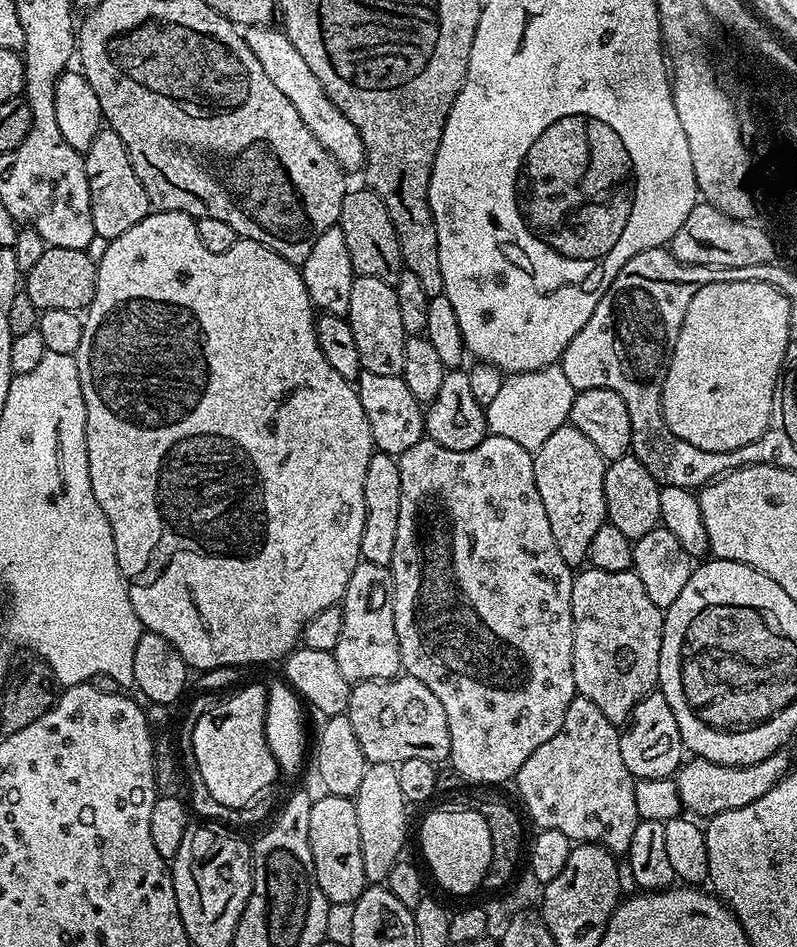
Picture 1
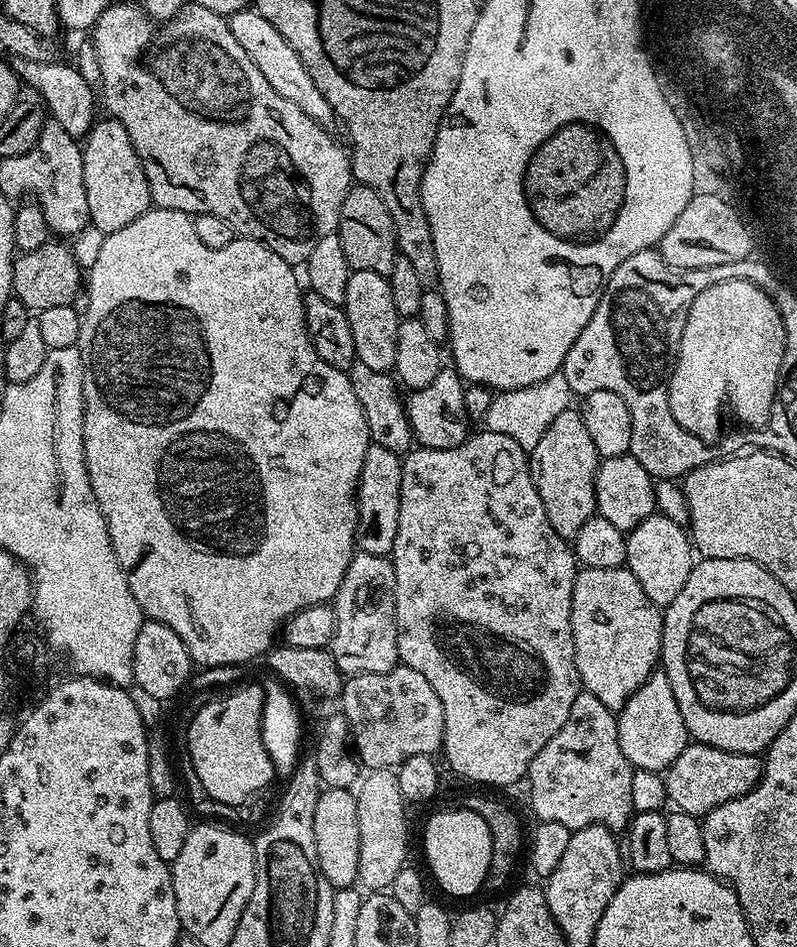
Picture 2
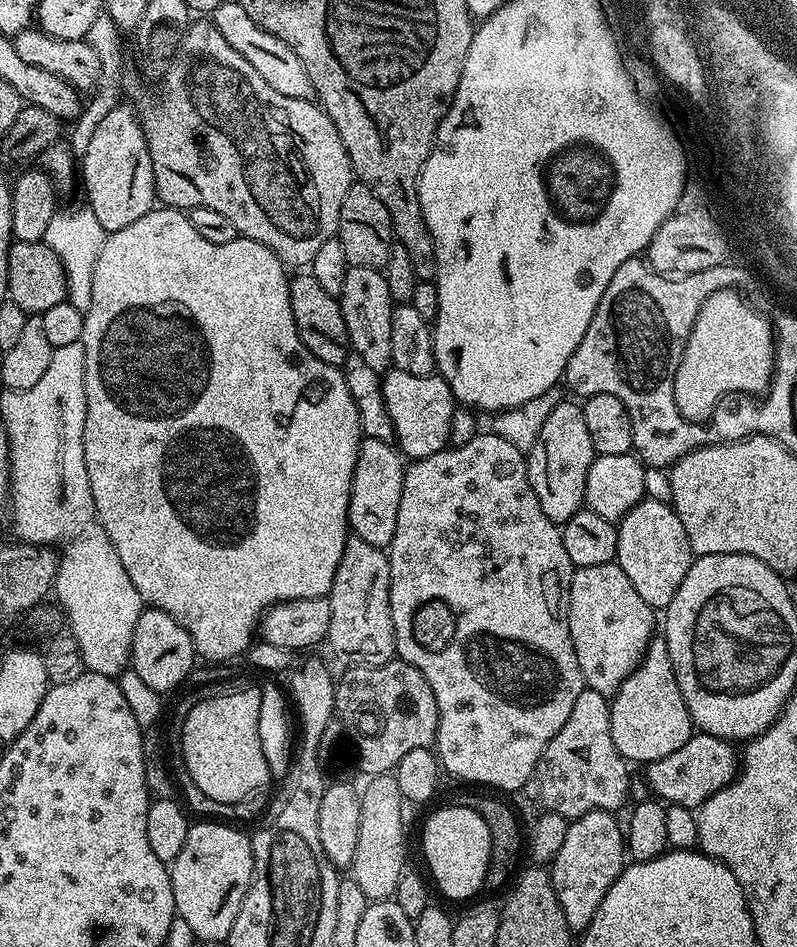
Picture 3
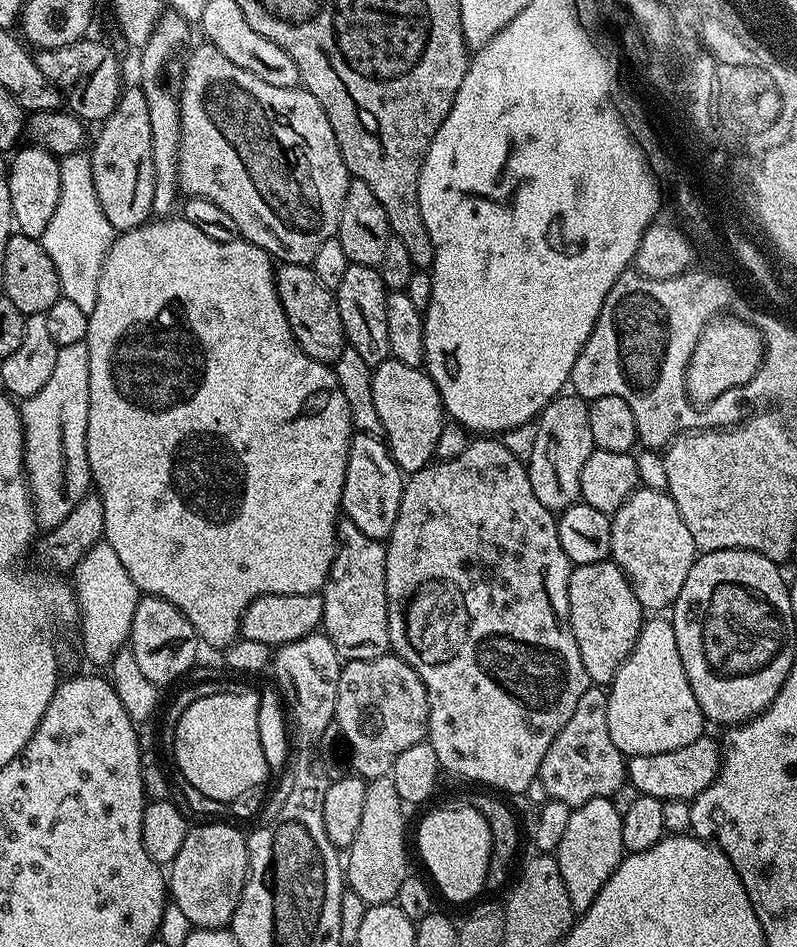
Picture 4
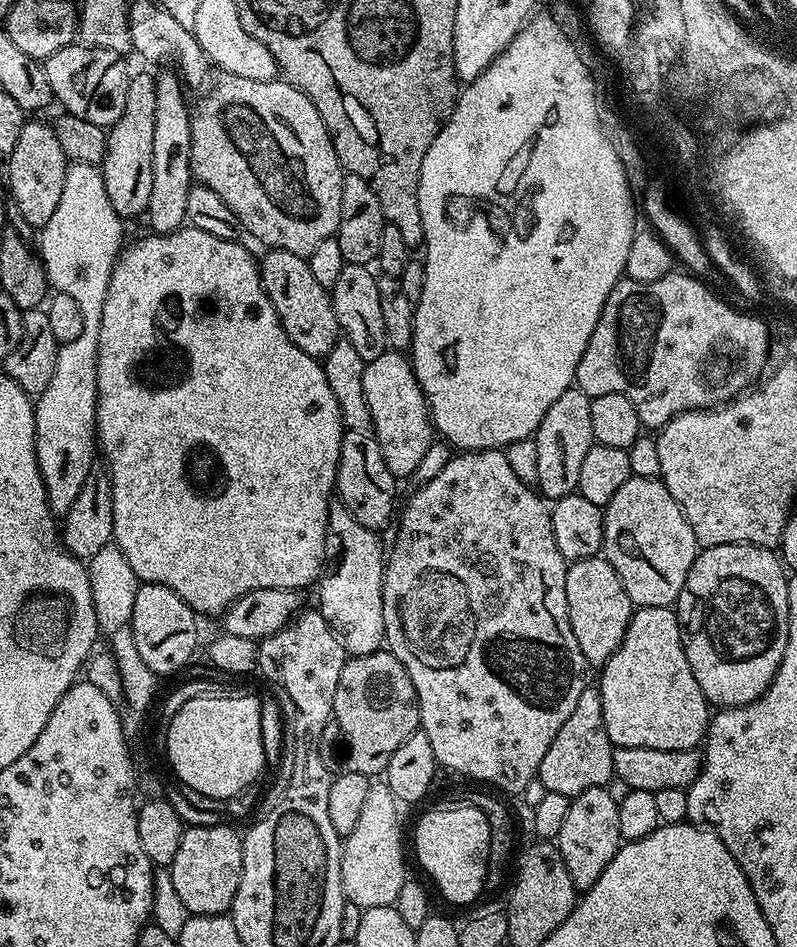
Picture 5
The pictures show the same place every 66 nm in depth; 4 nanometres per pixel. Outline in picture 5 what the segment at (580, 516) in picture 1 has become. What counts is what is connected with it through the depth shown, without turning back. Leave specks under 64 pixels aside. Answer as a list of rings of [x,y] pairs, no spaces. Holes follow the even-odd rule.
[[[575,386],[568,388],[546,410],[540,429],[534,437],[538,446],[538,478],[536,484],[540,494],[555,502],[578,489],[578,473],[582,470],[582,461],[593,446],[592,427],[590,426],[591,399],[582,389]]]

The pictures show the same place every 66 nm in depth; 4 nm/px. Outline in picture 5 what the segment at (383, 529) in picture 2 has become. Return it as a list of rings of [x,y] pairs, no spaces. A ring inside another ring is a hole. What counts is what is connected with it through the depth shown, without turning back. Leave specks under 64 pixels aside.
[[[345,431],[334,489],[339,503],[344,504],[346,510],[350,510],[350,514],[362,522],[362,526],[381,530],[387,526],[388,519],[396,508],[396,484],[397,477],[390,474],[375,436],[371,432]]]

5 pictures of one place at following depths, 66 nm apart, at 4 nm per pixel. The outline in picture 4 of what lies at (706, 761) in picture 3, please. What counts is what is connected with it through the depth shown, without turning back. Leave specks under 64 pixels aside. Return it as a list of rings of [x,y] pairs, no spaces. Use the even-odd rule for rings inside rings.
[[[705,734],[698,737],[690,746],[682,746],[682,750],[666,750],[666,754],[638,754],[627,757],[626,780],[633,784],[641,796],[653,796],[659,800],[693,801],[710,782],[720,773],[722,748]]]

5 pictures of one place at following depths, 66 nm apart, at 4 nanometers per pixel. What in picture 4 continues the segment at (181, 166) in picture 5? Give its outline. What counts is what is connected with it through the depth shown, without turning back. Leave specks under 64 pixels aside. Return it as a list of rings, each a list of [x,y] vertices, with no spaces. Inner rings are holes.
[[[171,10],[161,11],[158,22],[144,44],[140,56],[138,87],[146,94],[146,107],[150,109],[150,134],[154,158],[154,202],[152,211],[164,218],[181,195],[176,183],[176,156],[180,153],[180,94],[186,87],[184,80],[184,47],[188,44],[189,21]]]

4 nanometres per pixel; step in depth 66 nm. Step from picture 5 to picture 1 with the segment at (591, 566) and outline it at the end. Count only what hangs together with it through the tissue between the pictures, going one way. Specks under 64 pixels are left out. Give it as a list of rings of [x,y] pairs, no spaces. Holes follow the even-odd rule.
[[[588,566],[580,571],[572,582],[574,686],[612,724],[620,726],[632,707],[657,687],[664,612],[650,602],[650,594],[646,594],[646,586],[635,570],[611,572]]]

